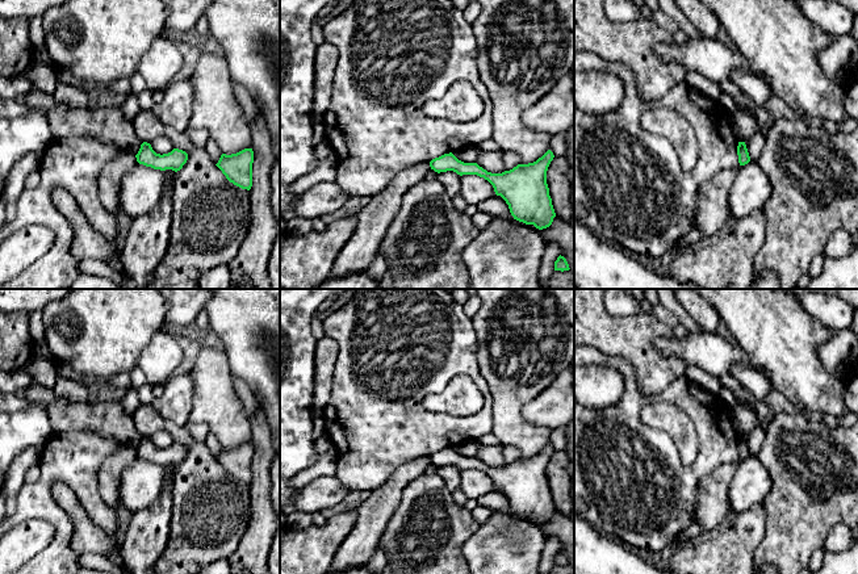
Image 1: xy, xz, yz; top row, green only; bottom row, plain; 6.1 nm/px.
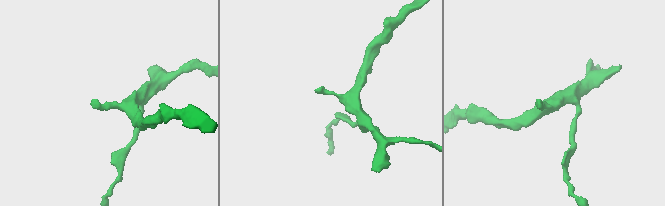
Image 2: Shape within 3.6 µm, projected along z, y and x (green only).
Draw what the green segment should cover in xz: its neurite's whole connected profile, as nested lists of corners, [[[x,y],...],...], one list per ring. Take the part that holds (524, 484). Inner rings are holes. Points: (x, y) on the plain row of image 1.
[[[548,444],[533,457],[491,468],[477,457],[464,457],[449,447],[432,453],[430,461],[438,468],[453,465],[460,470],[484,472],[493,479],[495,489],[506,495],[514,514],[543,524],[549,521],[556,511],[547,478],[547,465],[553,452],[553,447]]]

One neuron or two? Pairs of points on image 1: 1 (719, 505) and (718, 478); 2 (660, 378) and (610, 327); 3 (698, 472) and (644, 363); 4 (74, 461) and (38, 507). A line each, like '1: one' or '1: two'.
1: one
2: one
3: two
4: one

